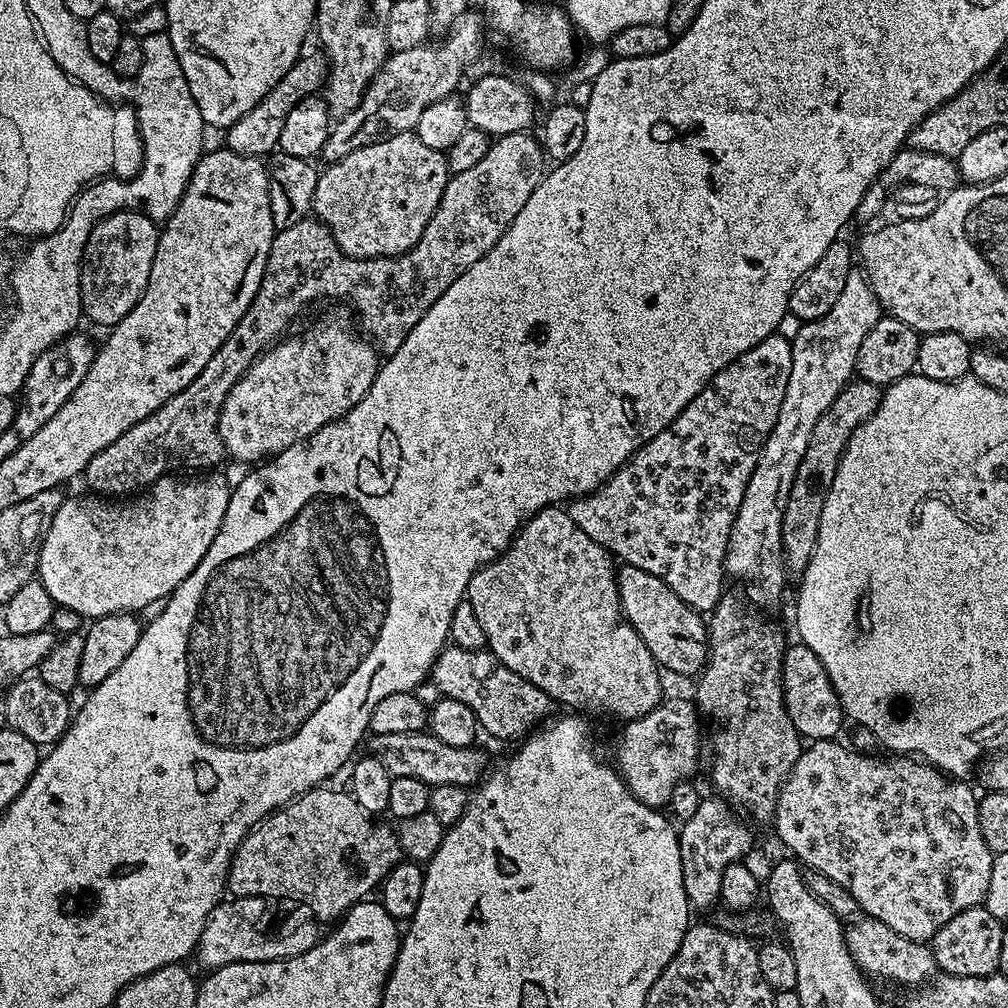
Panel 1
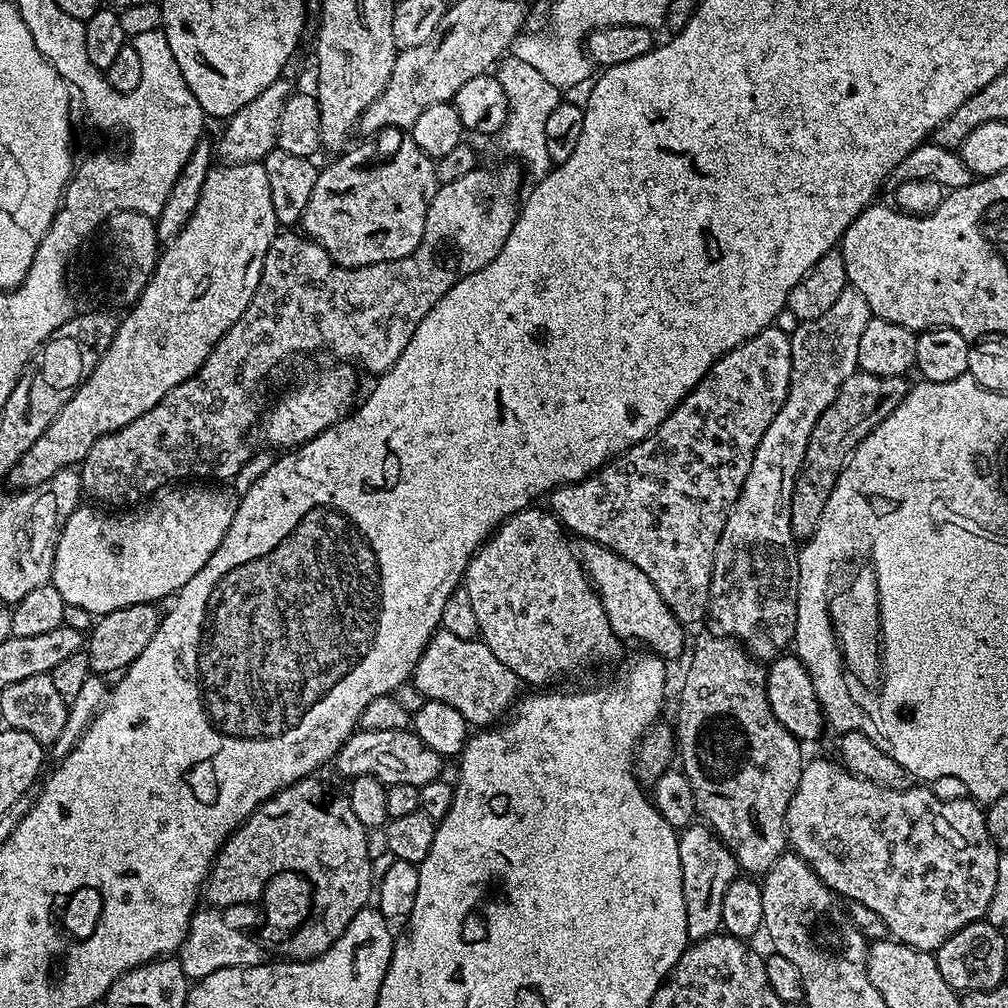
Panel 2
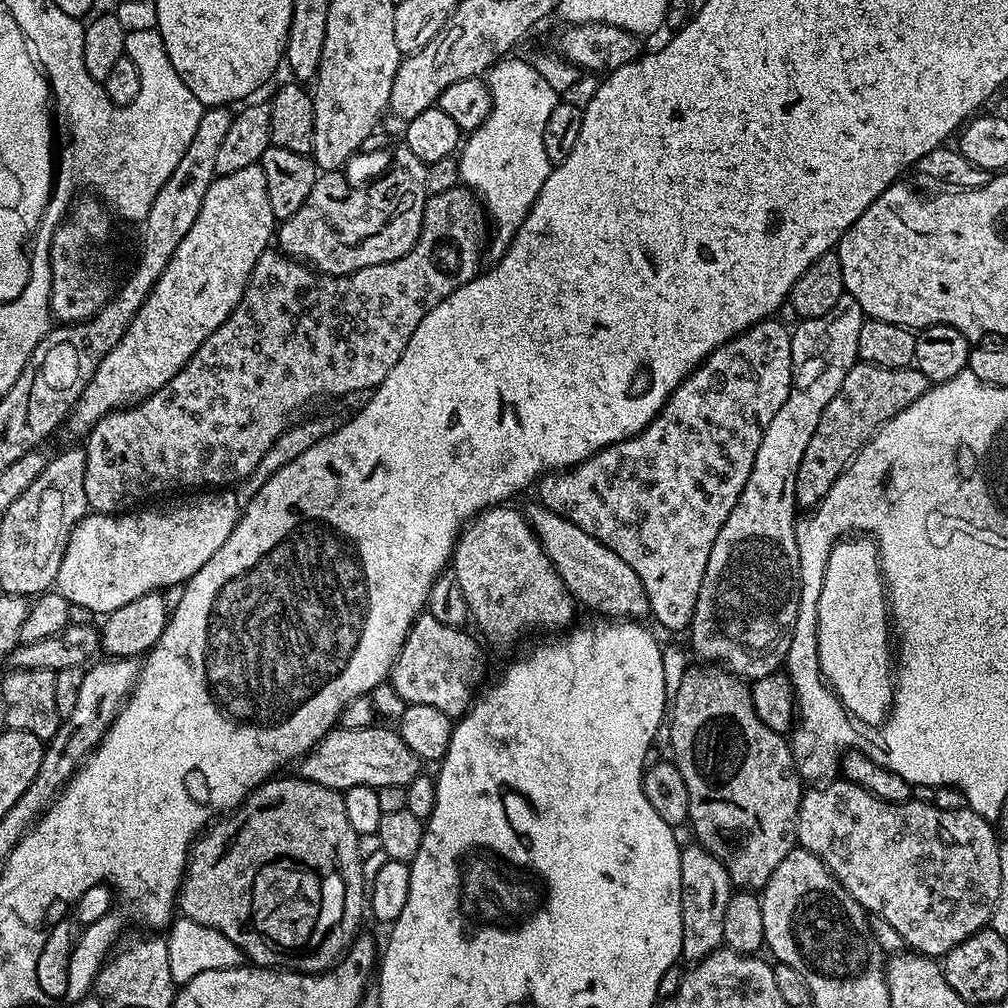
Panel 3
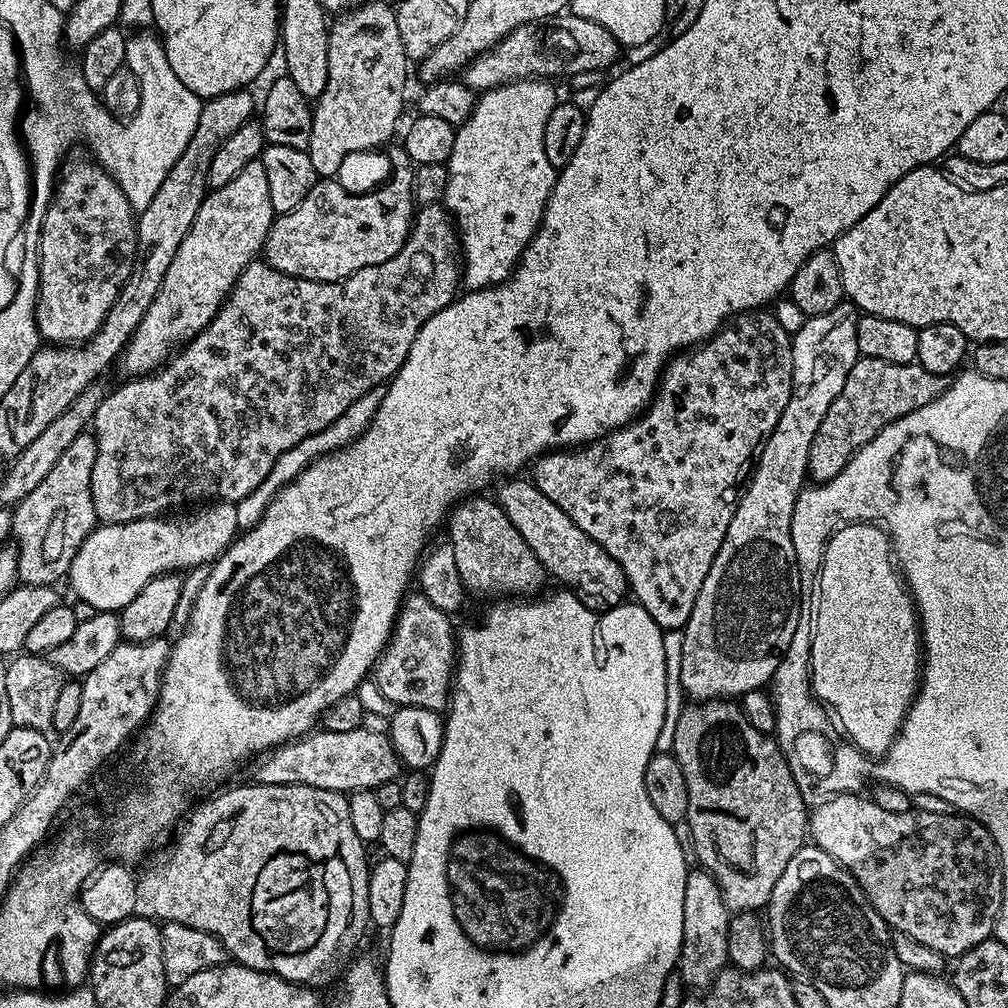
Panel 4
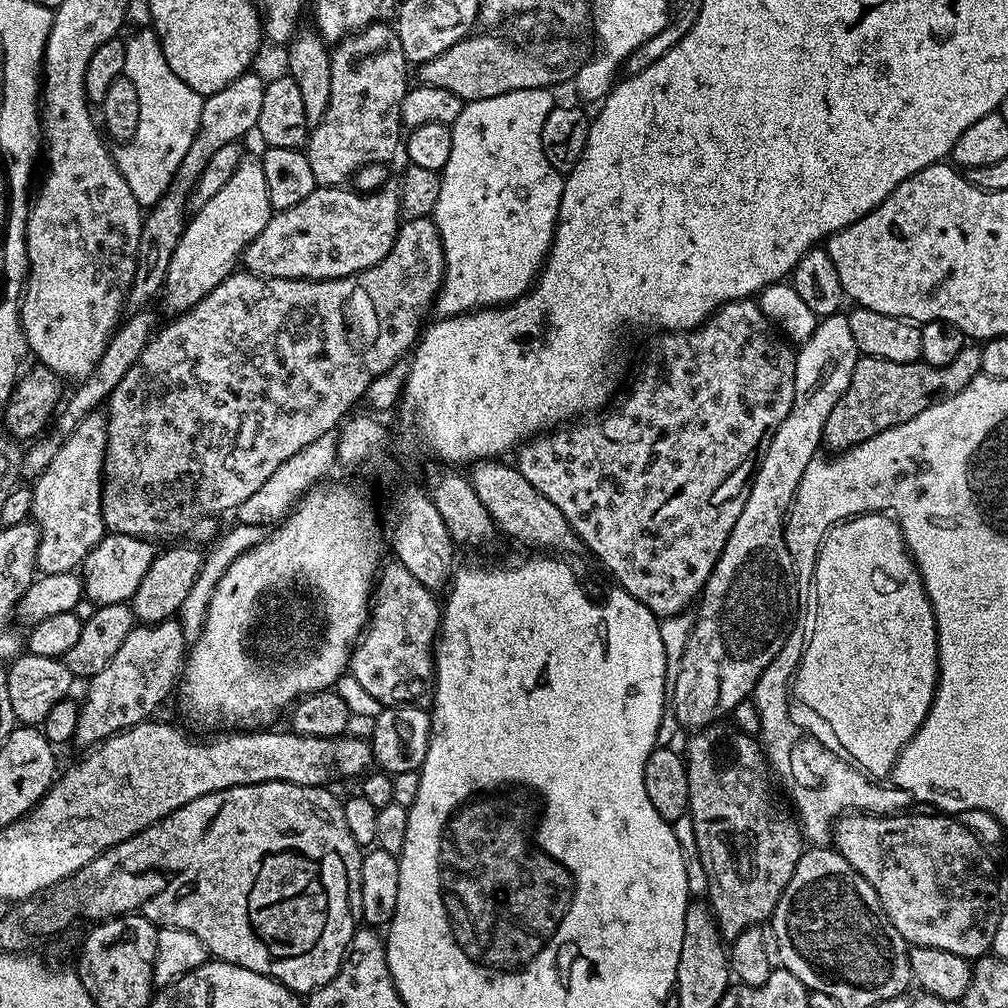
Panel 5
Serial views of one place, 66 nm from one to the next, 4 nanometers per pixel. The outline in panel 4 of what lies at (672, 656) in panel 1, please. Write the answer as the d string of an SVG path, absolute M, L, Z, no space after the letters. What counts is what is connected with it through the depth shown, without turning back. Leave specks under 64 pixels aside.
M508 478L501 483L504 485L500 488L498 503L506 518L514 522L514 530L522 534L522 542L534 550L534 558L538 558L545 573L551 579L553 576L561 580L565 589L575 592L580 601L595 613L625 603L630 589L622 566L618 566L618 562L614 562L614 558L610 558L610 554L606 554L606 550L602 550L602 546L598 546L590 534L582 534L582 530L574 526L570 514L554 506L554 502L550 502L550 498L546 498L546 494L542 494L531 479L520 479Z

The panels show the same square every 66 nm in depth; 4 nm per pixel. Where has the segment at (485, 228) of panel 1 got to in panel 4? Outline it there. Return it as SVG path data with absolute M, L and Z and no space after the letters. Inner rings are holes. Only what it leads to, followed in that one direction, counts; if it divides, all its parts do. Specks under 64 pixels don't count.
M425 204L415 213L412 229L408 231L405 244L394 258L389 258L386 262L377 265L366 266L340 283L310 281L306 278L294 277L290 274L280 273L265 263L263 259L251 260L246 266L246 270L242 270L238 282L232 287L232 292L224 301L218 314L193 340L189 340L187 344L183 345L167 361L166 366L157 368L149 375L127 379L127 383L121 388L116 388L113 392L111 389L105 395L104 401L98 406L96 416L91 422L96 437L96 457L94 458L94 470L90 474L90 486L93 488L96 484L100 484L100 480L105 480L108 488L116 488L116 484L120 484L120 480L125 477L128 488L132 488L132 492L128 492L128 497L143 500L145 496L158 492L159 489L166 490L172 484L168 478L186 478L186 482L194 482L194 490L206 490L206 492L202 494L190 492L188 498L178 498L185 506L192 506L200 501L241 502L240 500L246 499L255 488L257 491L263 485L264 479L270 474L271 467L281 457L283 451L297 445L307 435L316 434L330 426L352 402L358 401L358 398L367 391L380 385L387 385L402 366L406 354L410 354L410 346L414 342L418 330L422 330L425 322L434 314L438 314L438 310L442 310L456 299L461 284L460 238L453 217L448 209L440 204ZM194 376L200 376L198 380L204 380L204 386L200 382L200 392L198 390L194 392Z

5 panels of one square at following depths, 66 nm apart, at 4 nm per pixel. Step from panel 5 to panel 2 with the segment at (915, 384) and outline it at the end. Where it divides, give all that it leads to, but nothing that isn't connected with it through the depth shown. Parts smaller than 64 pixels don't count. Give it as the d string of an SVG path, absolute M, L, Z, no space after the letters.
M857 370L838 386L834 402L822 410L810 438L806 442L806 454L802 454L802 466L794 478L794 494L790 494L790 530L797 542L808 540L818 530L818 521L826 502L834 491L840 471L852 457L852 452L898 407L910 387L904 376L879 376Z

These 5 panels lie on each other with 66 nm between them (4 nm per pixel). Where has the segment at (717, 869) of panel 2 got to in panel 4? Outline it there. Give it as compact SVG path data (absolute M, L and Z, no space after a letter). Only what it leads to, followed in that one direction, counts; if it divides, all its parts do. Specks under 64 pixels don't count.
M703 870L689 871L686 878L686 898L682 898L682 946L678 961L678 976L692 990L712 987L716 975L729 963L727 928L730 913L722 898L722 890L711 874Z

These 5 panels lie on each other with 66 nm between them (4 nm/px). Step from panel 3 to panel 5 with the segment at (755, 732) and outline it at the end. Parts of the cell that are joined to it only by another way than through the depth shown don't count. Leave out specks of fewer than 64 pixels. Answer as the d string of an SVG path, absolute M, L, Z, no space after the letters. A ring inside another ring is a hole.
M717 722L707 724L689 736L692 737L688 740L686 751L690 782L688 816L696 839L694 852L700 855L697 856L698 862L704 868L708 883L706 900L712 917L716 919L716 928L725 941L731 942L747 928L771 921L778 898L782 898L782 890L786 890L786 882L790 882L800 856L806 850L806 840L793 813L788 810L783 812L776 805L772 788L768 785L769 765L761 745L751 735L737 730L731 723ZM720 832L732 843L736 852L720 852Z

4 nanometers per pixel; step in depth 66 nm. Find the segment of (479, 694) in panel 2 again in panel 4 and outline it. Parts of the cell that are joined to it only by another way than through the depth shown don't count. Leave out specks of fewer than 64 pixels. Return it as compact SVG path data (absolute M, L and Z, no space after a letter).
M422 594L405 595L392 637L380 654L374 669L374 681L378 690L397 706L418 706L443 713L450 703L458 636L452 632L449 613L430 606L430 598Z

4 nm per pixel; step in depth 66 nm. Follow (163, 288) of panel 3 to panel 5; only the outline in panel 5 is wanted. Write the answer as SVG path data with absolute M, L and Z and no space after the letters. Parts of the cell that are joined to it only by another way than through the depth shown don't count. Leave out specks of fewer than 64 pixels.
M245 155L238 170L234 170L234 175L230 177L230 182L226 182L226 186L222 186L214 198L199 205L184 225L184 233L174 250L174 258L170 258L162 293L162 301L172 314L190 311L227 276L237 271L245 250L254 238L258 238L258 234L262 234L273 211L262 162L255 155Z

